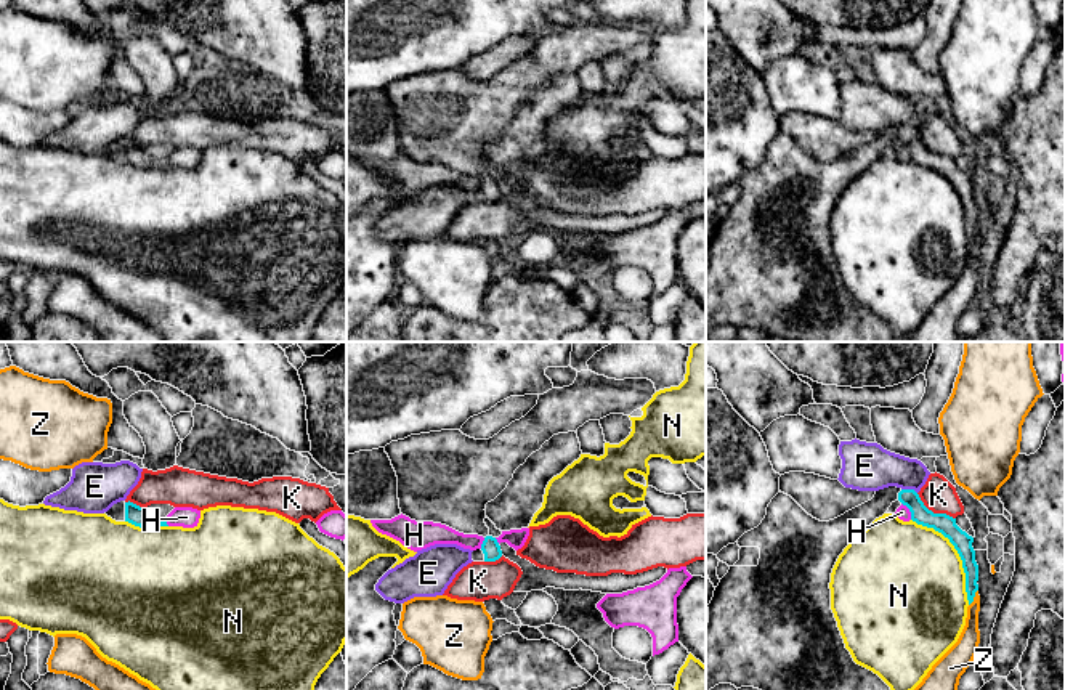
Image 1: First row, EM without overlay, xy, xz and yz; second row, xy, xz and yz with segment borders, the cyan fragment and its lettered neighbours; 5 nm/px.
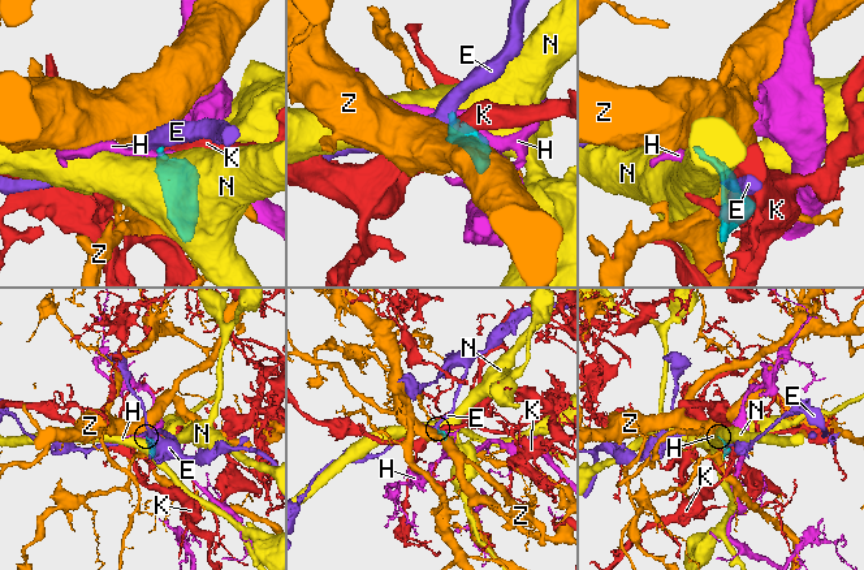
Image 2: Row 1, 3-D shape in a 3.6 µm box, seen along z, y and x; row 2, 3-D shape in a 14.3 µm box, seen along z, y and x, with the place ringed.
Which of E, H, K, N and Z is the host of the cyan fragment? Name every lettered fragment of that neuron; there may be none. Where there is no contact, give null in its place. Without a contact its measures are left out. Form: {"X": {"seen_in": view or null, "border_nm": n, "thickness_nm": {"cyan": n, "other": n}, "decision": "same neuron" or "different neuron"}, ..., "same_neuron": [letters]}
{"E": {"seen_in": "yz", "border_nm": 80, "thickness_nm": {"cyan": 100, "other": 240}, "decision": "different neuron"}, "H": {"seen_in": "yz", "border_nm": 100, "thickness_nm": {"cyan": 100, "other": 70}, "decision": "different neuron"}, "K": {"seen_in": "yz", "border_nm": 240, "thickness_nm": {"cyan": 100, "other": 170}, "decision": "different neuron"}, "N": {"seen_in": "yz", "border_nm": 500, "thickness_nm": {"cyan": 100, "other": 480}, "decision": "different neuron"}, "Z": {"seen_in": "yz", "border_nm": 100, "thickness_nm": {"cyan": 80, "other": 110}, "decision": "different neuron"}, "same_neuron": []}

